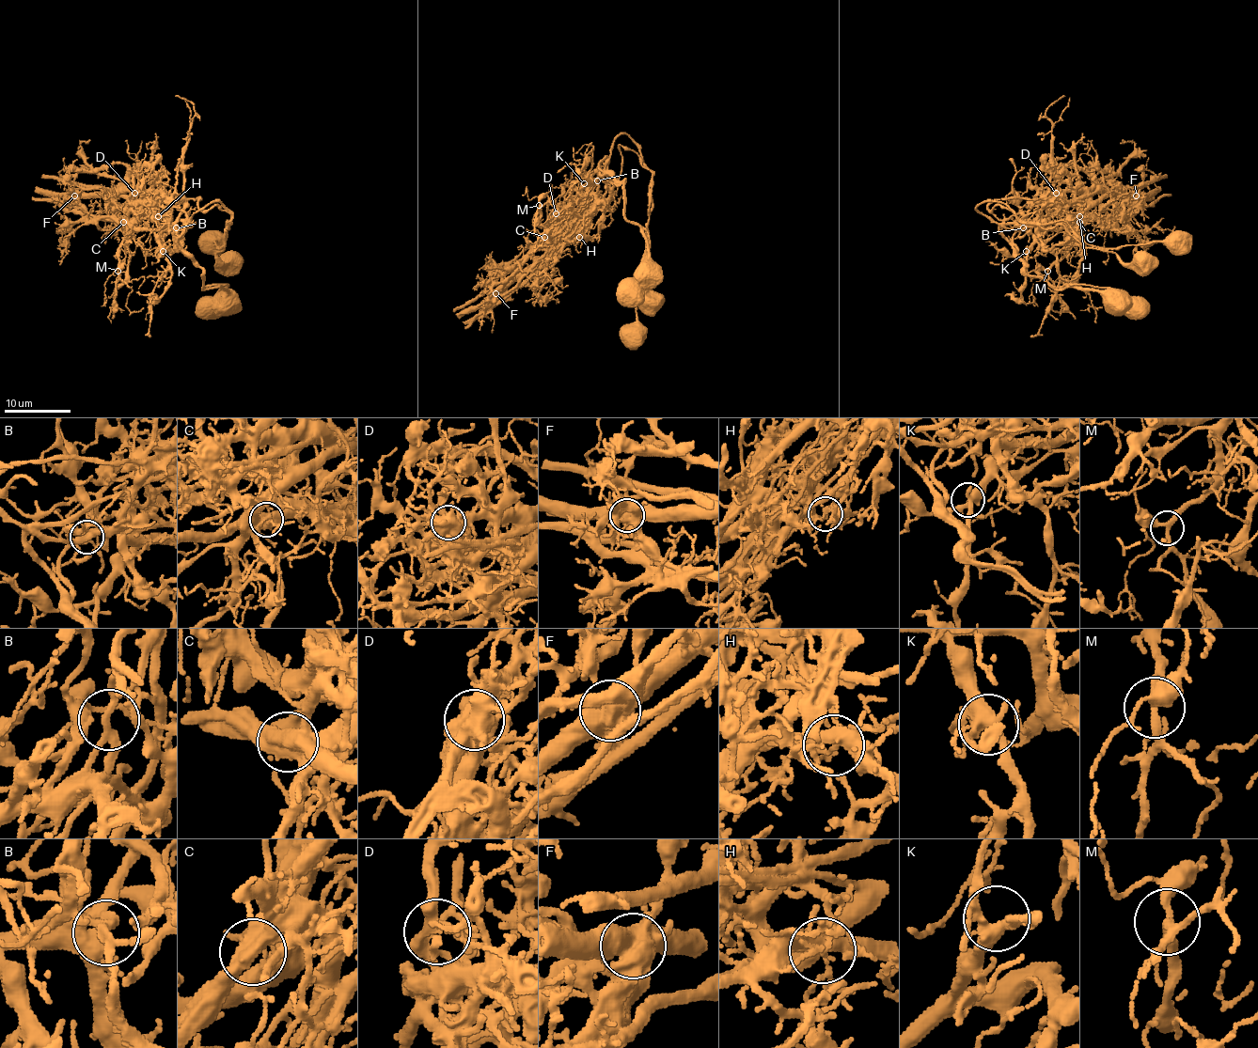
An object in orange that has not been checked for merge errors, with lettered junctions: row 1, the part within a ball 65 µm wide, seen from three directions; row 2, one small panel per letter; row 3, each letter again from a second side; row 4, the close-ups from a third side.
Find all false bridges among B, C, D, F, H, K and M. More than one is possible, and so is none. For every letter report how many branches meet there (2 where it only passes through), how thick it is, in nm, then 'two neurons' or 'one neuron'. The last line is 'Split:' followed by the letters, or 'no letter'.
B: branches 3; calibre 240 nm; two neurons
C: branches 2; calibre 600 nm; two neurons
D: branches 4; calibre 240 nm; two neurons
F: branches 5; calibre 700 nm; two neurons
H: branches 2; calibre 110 nm; two neurons
K: branches 3; calibre 360 nm; one neuron
M: branches 3; calibre 280 nm; one neuron
Split: B, C, D, F, H

